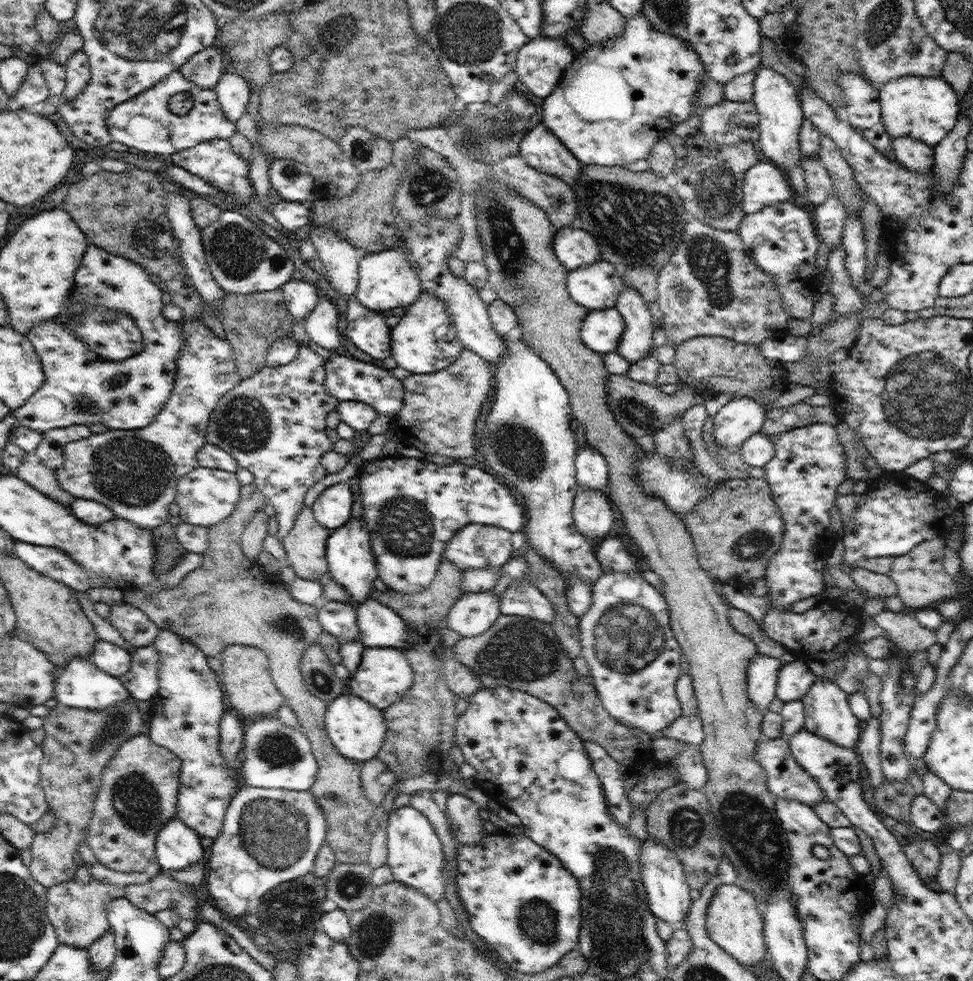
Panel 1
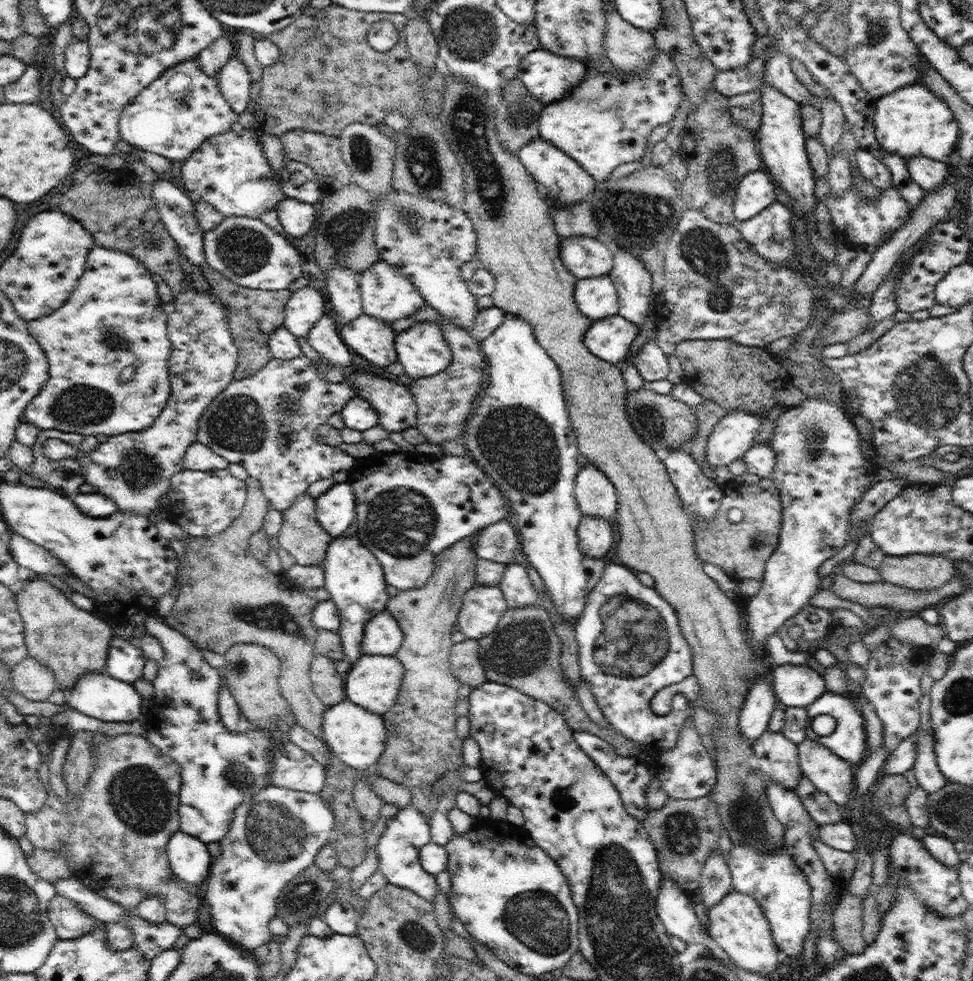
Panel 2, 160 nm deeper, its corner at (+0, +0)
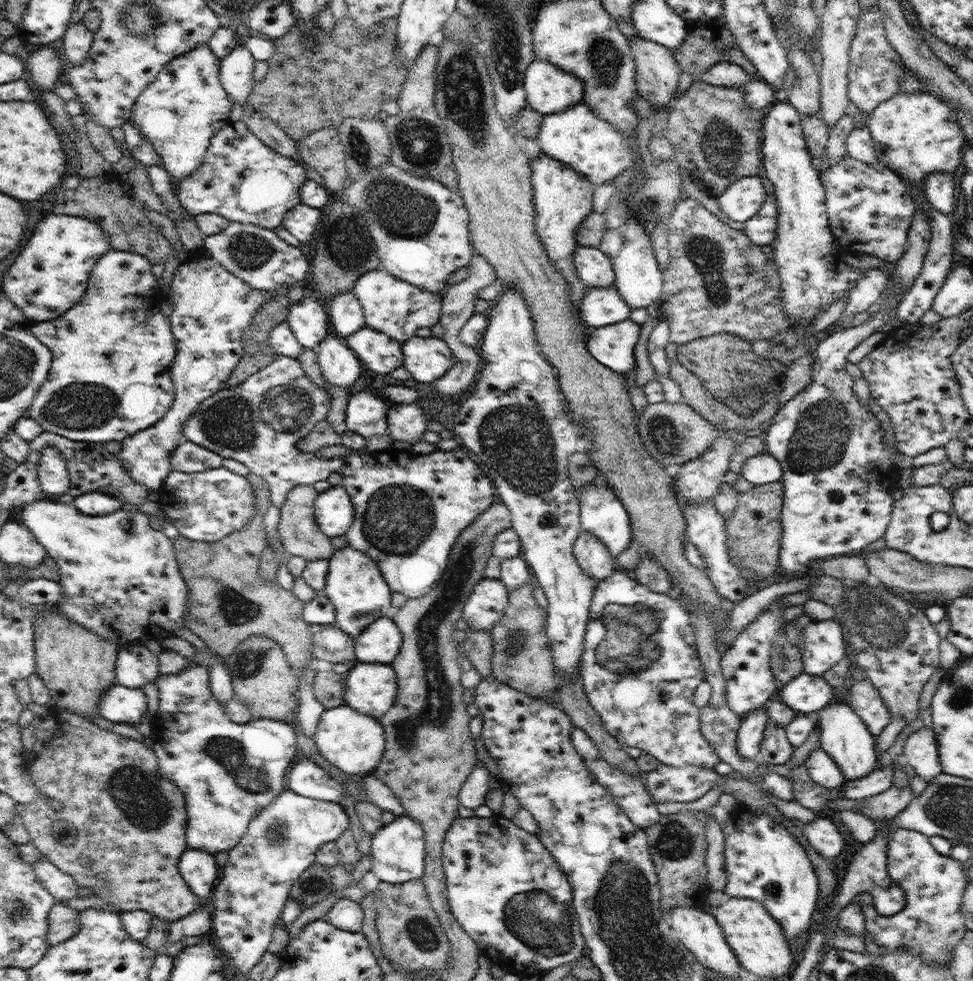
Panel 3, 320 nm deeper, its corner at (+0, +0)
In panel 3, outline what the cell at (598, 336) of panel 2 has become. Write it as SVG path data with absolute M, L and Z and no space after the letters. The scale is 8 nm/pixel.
M627 319L601 328L587 328L586 349L604 367L620 374L637 369L633 350L640 338L641 326Z

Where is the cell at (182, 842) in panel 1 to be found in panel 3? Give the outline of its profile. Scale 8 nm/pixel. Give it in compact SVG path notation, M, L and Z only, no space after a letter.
M186 846L186 851L180 856L178 870L199 899L210 898L220 875L220 867L213 854Z

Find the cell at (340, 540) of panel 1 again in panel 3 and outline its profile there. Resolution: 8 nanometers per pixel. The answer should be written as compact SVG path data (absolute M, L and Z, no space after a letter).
M349 545L335 550L328 562L329 569L322 593L334 604L334 624L356 640L369 624L393 612L390 587L370 556Z

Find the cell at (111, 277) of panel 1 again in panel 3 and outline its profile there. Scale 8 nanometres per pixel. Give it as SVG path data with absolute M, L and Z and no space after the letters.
M111 248L97 260L97 263L91 270L87 289L78 304L75 304L72 309L67 310L56 319L51 319L48 322L36 322L32 325L31 332L34 334L34 337L38 338L52 354L48 380L46 380L45 384L42 384L38 393L34 396L32 405L28 407L26 412L26 416L36 420L44 431L54 432L74 441L101 443L118 440L118 442L121 442L127 436L135 435L137 432L146 430L149 426L156 424L170 410L172 401L174 401L174 384L172 384L172 378L170 378L170 368L177 354L176 342L174 336L172 336L170 320L164 316L160 309L166 294L161 288L161 283L156 281L156 277L152 273L152 266L153 264L141 254Z

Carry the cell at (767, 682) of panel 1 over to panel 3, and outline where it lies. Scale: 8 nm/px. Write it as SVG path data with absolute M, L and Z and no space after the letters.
M767 704L751 712L744 720L741 720L737 730L737 751L740 756L752 761L760 752L763 732L769 719L766 707Z

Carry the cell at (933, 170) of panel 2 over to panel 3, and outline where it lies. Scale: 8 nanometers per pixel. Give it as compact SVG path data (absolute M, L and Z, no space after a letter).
M933 172L923 180L923 194L925 199L943 212L946 216L952 216L956 210L956 186L954 185L953 172Z

